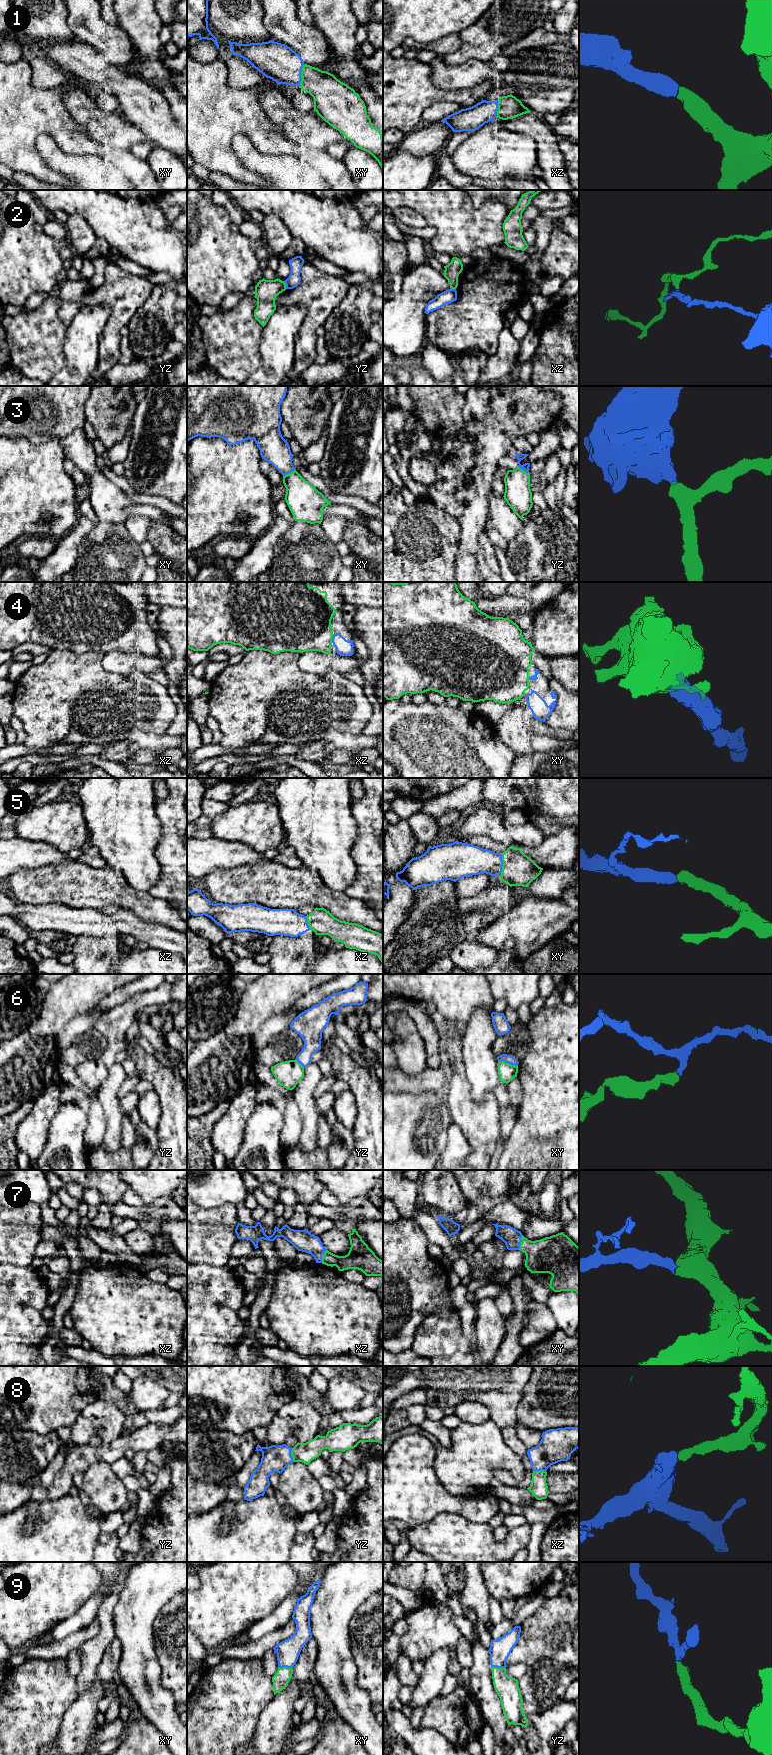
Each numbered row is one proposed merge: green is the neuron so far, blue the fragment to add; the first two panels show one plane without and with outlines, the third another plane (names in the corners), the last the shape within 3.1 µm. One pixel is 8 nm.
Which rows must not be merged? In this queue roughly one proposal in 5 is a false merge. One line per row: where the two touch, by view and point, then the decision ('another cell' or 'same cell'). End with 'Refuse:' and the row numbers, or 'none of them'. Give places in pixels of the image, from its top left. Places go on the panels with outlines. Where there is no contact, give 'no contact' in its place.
1: meets green in xy at (301, 75); same cell
2: meets green in yz at (285, 285); another cell
3: meets green in xy at (290, 473); same cell
4: meets green in xz at (331, 638); same cell
5: meets green in xy at (503, 864); same cell
6: meets green in xy at (508, 1063); same cell
7: meets green in xy at (521, 1242); same cell
8: meets green in yz at (291, 1454); same cell
9: meets green in xy at (285, 1667); same cell
Refuse: 2

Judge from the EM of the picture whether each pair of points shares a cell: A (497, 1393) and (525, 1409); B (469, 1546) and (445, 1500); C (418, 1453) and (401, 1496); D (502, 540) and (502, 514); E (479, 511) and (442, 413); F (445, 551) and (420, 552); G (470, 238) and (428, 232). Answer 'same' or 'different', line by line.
A: different
B: different
C: same
D: same
E: different
F: same
G: different

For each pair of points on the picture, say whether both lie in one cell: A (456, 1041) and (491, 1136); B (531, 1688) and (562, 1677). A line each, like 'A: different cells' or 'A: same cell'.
A: same cell
B: same cell

